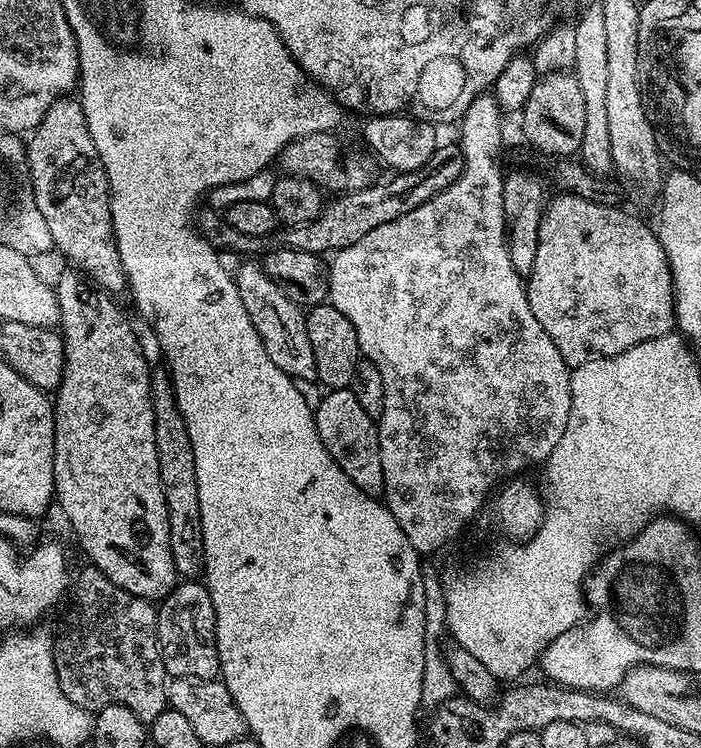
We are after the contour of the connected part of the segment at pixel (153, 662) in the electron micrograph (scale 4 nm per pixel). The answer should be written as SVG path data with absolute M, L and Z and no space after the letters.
M85 566L80 577L74 580L71 581L70 595L67 597L68 613L64 616L64 625L60 633L55 633L52 641L54 666L62 694L66 694L74 706L82 706L93 714L111 704L121 704L134 710L145 726L151 725L152 720L168 707L170 679L168 671L164 669L156 633L157 605L122 590L122 586L114 586L114 582L110 582L102 570L91 566Z

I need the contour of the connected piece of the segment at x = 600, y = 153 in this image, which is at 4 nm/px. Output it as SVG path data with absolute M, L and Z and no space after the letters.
M592 2L592 5L585 10L580 16L580 21L575 21L574 27L576 34L574 36L574 75L576 81L582 86L582 96L586 102L586 134L582 134L582 146L580 147L578 156L589 172L597 177L604 177L606 172L613 171L613 162L611 156L609 119L606 116L606 86L609 85L609 57L606 54L606 31L605 31L605 15L603 6L598 2Z

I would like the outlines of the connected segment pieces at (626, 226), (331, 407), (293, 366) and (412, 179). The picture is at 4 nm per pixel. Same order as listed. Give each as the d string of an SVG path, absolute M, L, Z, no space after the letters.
M560 194L557 197L557 200L555 197L545 207L538 232L538 258L534 258L532 271L527 273L526 287L530 310L534 310L534 318L538 318L542 330L546 330L546 334L550 334L550 342L554 342L554 346L558 346L558 354L562 354L569 369L590 362L597 356L617 356L642 342L650 342L654 338L669 335L676 323L676 293L672 290L672 271L664 253L664 247L660 244L659 235L653 229L651 232L638 217L631 216L630 213L623 212L620 208L607 208L604 202L597 202L587 195Z
M333 388L325 391L321 405L314 412L316 429L324 443L324 449L338 462L338 466L373 498L383 497L384 475L382 474L382 454L380 453L380 434L377 421L371 420L362 410L358 398L354 398L351 388Z
M259 263L244 264L240 269L235 269L234 279L238 286L238 294L242 294L242 306L246 306L250 322L254 322L254 330L258 330L266 346L266 354L270 354L270 362L274 362L278 370L282 370L293 380L296 378L316 380L314 350L310 350L310 338L304 325L306 316L301 305L299 303L296 305L287 296L289 293L271 276L265 274Z
M437 147L436 152L418 170L401 172L393 175L393 180L385 184L373 182L368 188L357 192L344 192L337 195L336 200L327 205L318 218L300 222L289 234L287 243L302 252L317 254L335 254L346 246L354 246L358 238L370 234L370 230L378 230L378 226L386 226L386 222L394 222L402 218L402 214L410 214L410 210L418 210L430 198L434 198L442 190L446 190L461 174L464 173L464 153L459 147Z

